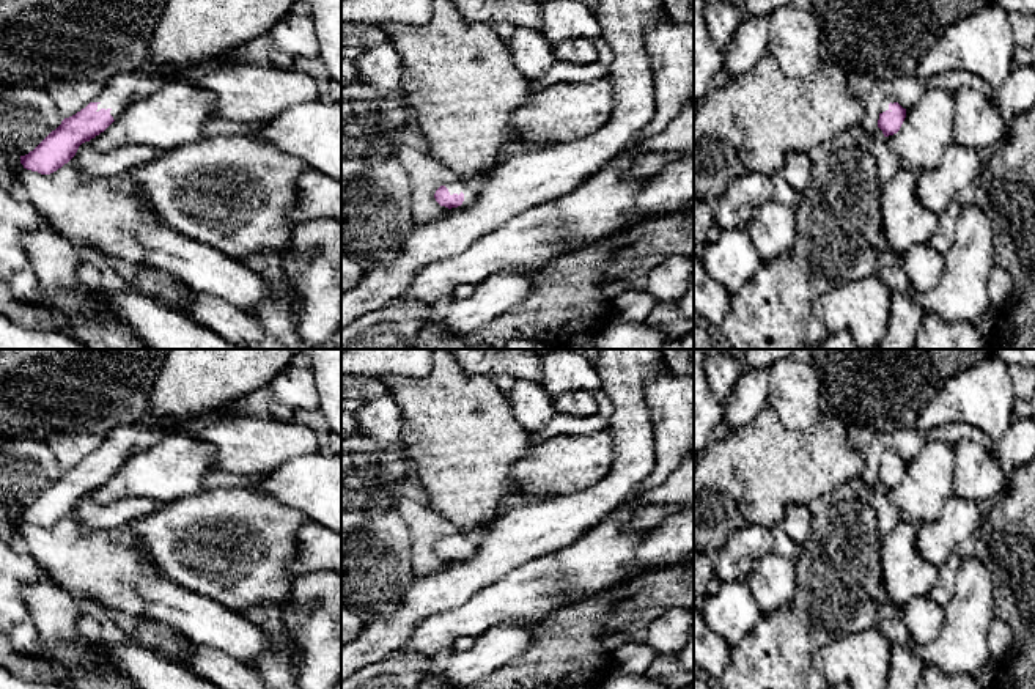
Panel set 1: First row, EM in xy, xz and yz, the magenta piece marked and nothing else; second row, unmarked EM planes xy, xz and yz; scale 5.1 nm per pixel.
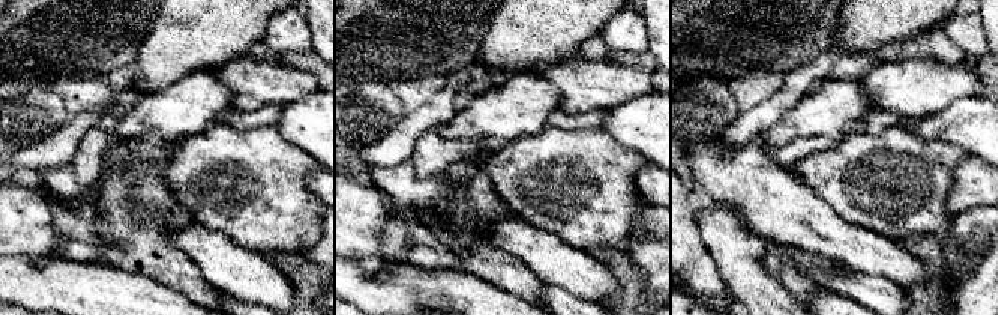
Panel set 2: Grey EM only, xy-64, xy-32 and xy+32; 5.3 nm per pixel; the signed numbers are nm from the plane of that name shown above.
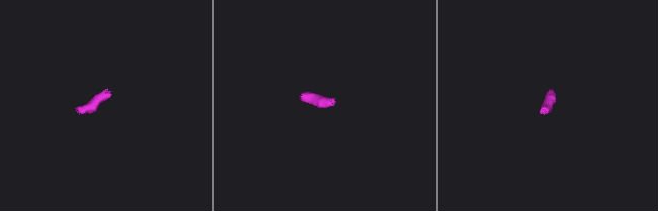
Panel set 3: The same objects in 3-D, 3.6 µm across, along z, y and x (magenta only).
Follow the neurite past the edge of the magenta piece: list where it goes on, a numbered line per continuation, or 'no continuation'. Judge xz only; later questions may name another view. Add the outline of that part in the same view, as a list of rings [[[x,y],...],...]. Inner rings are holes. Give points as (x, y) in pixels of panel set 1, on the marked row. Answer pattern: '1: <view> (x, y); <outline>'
1: xz (467, 189); [[[459,179],[456,182],[448,182],[448,184],[445,184],[445,187],[448,189],[450,195],[453,195],[453,193],[459,195],[461,192],[464,193],[464,201],[458,208],[466,208],[477,197],[475,184],[473,182],[467,182],[464,179]],[[451,208],[451,209],[458,209],[458,208]]]

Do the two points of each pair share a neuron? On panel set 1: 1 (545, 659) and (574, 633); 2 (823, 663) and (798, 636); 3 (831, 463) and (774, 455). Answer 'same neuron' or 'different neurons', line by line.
1: same neuron
2: different neurons
3: same neuron

